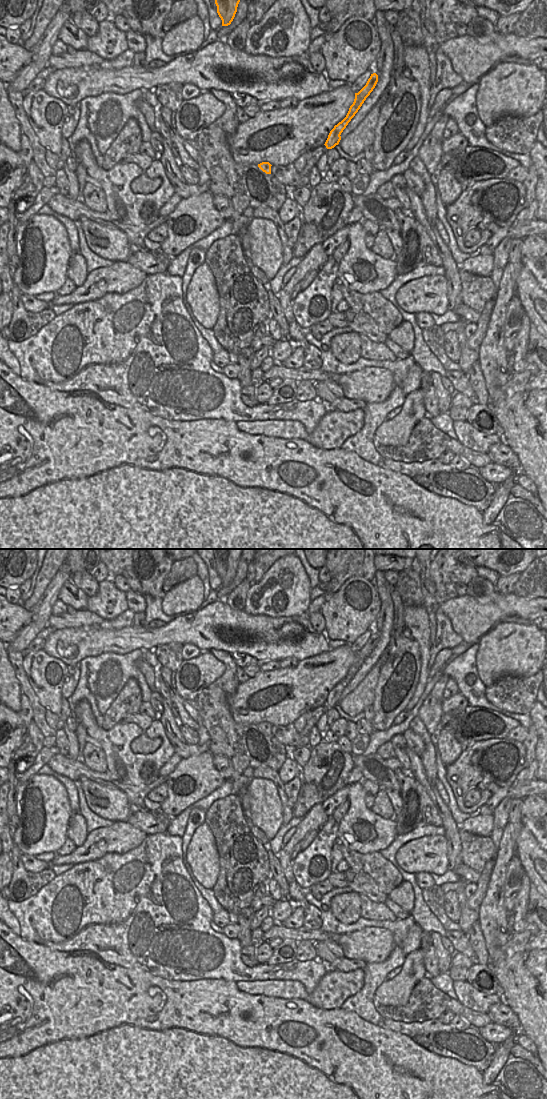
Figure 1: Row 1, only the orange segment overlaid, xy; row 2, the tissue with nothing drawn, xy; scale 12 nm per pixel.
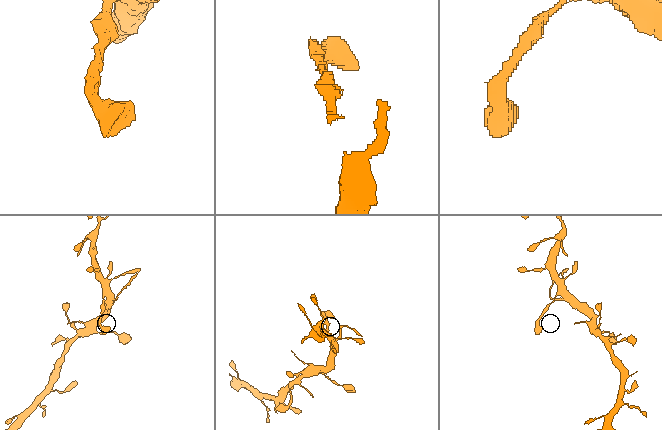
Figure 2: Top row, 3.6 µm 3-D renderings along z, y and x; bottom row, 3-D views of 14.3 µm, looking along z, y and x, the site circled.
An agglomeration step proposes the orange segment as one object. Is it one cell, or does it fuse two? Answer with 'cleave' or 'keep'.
cleave

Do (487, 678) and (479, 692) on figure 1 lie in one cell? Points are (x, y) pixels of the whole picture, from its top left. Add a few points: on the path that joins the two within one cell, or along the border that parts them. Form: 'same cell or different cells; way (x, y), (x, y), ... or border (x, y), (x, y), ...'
different cells; border (475, 662), (477, 674), (486, 686)

